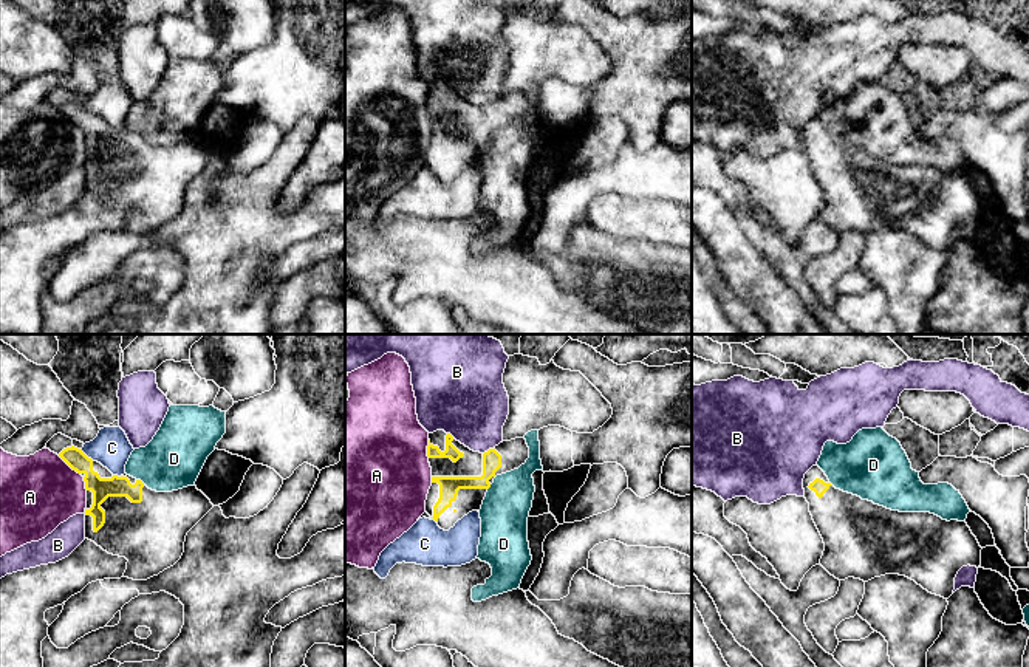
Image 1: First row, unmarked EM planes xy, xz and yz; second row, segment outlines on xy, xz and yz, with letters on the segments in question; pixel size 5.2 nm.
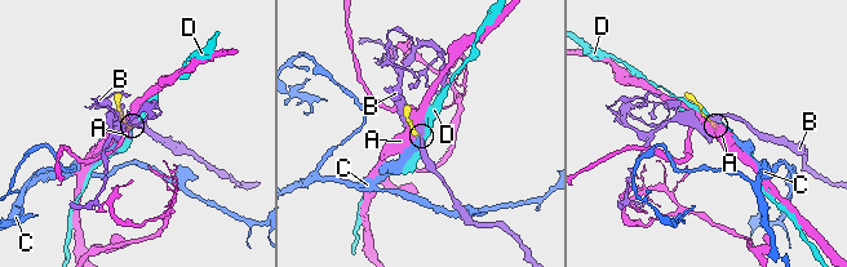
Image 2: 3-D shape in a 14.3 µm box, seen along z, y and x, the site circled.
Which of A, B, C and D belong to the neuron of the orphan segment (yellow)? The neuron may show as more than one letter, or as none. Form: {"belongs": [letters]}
{"belongs": []}

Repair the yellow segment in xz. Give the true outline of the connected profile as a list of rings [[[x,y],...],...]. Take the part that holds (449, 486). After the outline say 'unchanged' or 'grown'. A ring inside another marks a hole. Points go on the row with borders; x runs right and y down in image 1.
[[[429,433],[432,486],[426,512],[444,531],[472,511],[480,511],[497,475],[518,469],[529,458],[525,436],[503,441],[484,453],[473,452],[450,433]]] | grown

